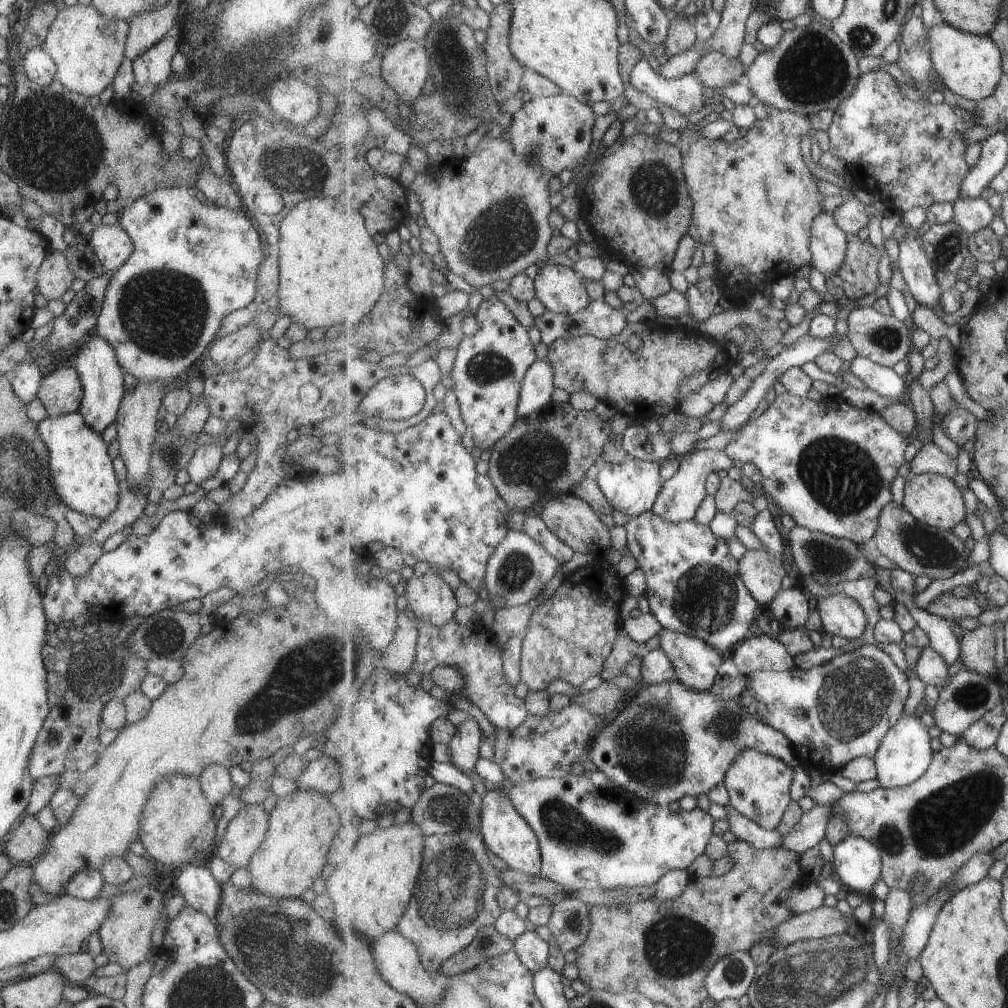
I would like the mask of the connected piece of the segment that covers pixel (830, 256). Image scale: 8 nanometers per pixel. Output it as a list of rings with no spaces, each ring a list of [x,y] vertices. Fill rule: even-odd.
[[[821,212],[813,222],[811,268],[821,270],[827,277],[835,274],[847,256],[850,235],[835,222],[832,213]]]

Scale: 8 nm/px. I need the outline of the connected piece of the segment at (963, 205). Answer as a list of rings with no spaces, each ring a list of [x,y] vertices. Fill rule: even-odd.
[[[960,194],[953,206],[955,220],[970,233],[987,228],[995,218],[995,209],[985,198],[963,198],[963,194]]]

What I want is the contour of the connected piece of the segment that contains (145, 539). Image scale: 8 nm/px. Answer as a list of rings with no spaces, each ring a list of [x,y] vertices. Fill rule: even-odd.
[[[433,412],[420,423],[396,433],[381,432],[373,423],[355,418],[334,425],[329,429],[328,434],[330,437],[326,452],[320,462],[311,464],[311,474],[299,476],[299,478],[283,479],[247,518],[229,519],[227,517],[218,517],[208,523],[201,522],[199,526],[193,526],[191,524],[191,516],[189,516],[190,511],[170,511],[161,518],[156,528],[151,530],[151,533],[145,531],[143,535],[138,534],[135,536],[130,534],[127,537],[125,536],[125,540],[115,549],[107,552],[103,551],[84,576],[73,577],[67,570],[60,567],[49,576],[44,594],[41,597],[46,621],[66,630],[69,630],[70,627],[83,628],[86,622],[91,623],[93,620],[109,619],[123,624],[126,619],[146,617],[154,612],[175,607],[185,600],[191,600],[192,598],[195,598],[195,600],[197,598],[200,599],[208,592],[219,588],[229,588],[229,590],[233,590],[235,595],[238,595],[241,592],[245,592],[245,590],[249,590],[251,586],[260,583],[266,584],[269,579],[275,576],[286,577],[289,575],[290,577],[299,577],[302,574],[307,574],[307,578],[313,578],[315,581],[316,587],[313,592],[313,601],[319,606],[319,610],[333,622],[354,621],[357,624],[357,628],[363,632],[363,636],[369,640],[371,648],[383,654],[385,648],[395,638],[399,612],[397,612],[395,588],[380,573],[375,572],[366,564],[367,555],[379,546],[395,547],[402,553],[412,554],[417,560],[426,560],[437,573],[441,572],[443,568],[453,568],[461,576],[461,580],[478,594],[479,586],[485,583],[487,567],[493,553],[498,549],[499,544],[507,538],[509,532],[512,531],[511,528],[507,527],[507,515],[511,514],[512,511],[509,508],[509,504],[503,500],[503,496],[497,492],[491,476],[488,473],[477,473],[475,469],[477,462],[473,460],[473,456],[470,454],[471,450],[468,452],[465,446],[463,446],[461,436],[453,430],[449,416],[445,412]]]

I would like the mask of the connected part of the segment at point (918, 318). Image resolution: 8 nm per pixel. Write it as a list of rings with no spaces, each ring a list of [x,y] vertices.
[[[918,303],[911,313],[911,318],[914,327],[919,327],[926,332],[932,343],[935,343],[940,337],[945,337],[954,347],[954,351],[958,347],[960,326],[957,323],[946,325],[939,314],[935,314],[927,306],[921,306]]]

